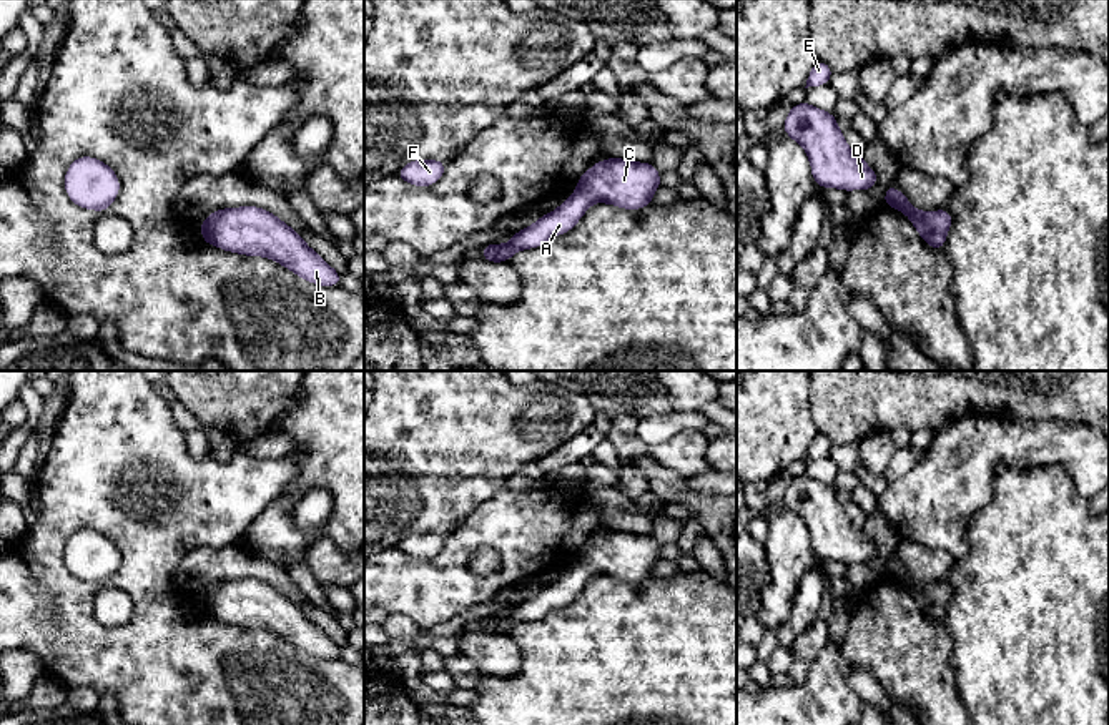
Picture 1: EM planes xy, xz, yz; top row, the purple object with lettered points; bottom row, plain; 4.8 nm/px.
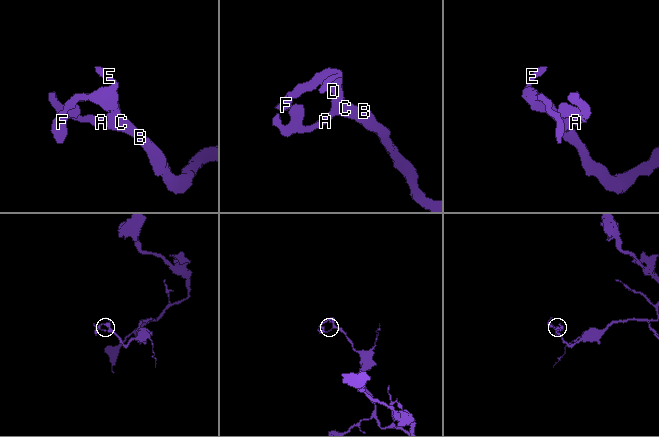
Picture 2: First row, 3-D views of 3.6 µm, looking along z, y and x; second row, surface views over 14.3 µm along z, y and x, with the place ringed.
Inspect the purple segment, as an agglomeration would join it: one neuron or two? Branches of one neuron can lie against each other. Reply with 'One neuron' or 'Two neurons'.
One neuron

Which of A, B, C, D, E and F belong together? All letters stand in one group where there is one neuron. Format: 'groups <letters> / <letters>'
groups A B C D E F

